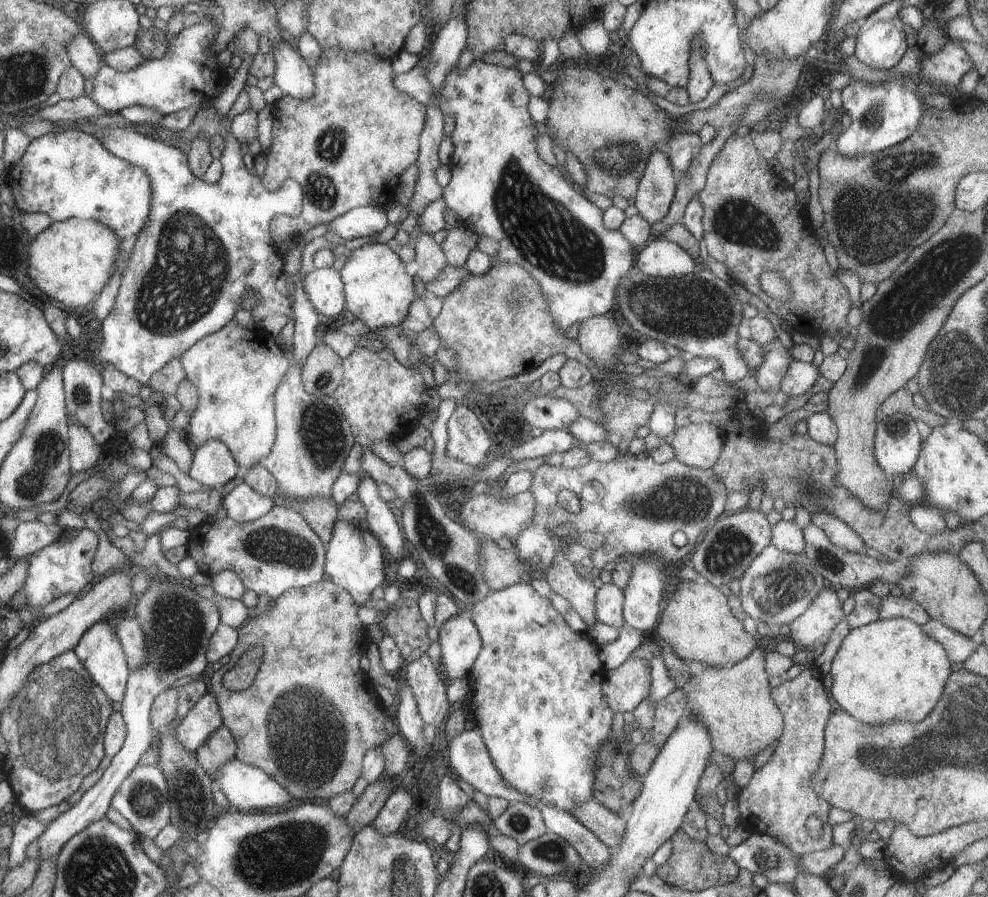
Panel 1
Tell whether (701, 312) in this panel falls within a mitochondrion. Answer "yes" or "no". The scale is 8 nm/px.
yes

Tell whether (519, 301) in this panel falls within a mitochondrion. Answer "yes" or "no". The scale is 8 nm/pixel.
yes

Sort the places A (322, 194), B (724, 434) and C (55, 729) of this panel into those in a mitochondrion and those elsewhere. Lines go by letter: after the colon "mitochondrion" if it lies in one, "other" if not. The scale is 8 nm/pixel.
A: mitochondrion
B: other
C: mitochondrion

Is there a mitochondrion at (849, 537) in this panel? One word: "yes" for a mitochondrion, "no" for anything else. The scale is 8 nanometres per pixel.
no

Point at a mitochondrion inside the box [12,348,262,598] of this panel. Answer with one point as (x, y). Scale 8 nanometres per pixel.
(34, 482)

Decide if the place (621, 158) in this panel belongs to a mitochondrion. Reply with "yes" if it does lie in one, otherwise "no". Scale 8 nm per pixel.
yes

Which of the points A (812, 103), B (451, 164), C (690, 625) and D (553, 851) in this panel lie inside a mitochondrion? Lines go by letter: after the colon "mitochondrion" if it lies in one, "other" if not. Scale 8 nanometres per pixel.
A: other
B: other
C: other
D: mitochondrion

